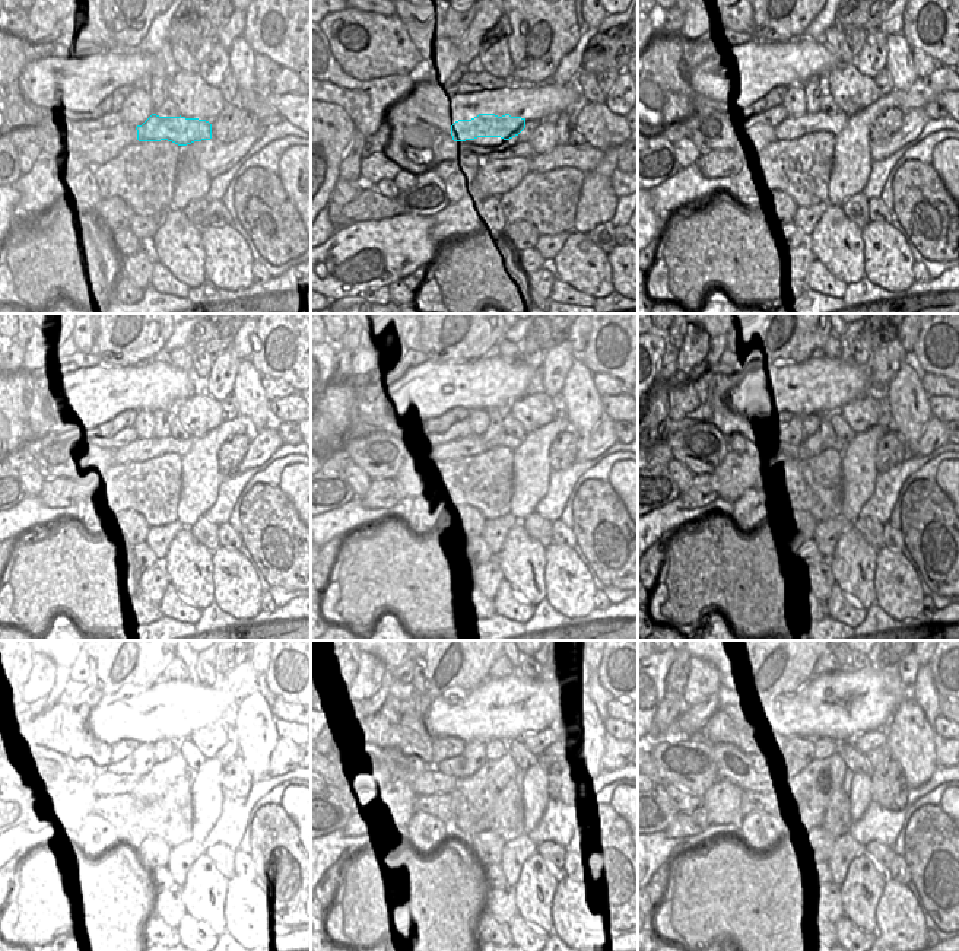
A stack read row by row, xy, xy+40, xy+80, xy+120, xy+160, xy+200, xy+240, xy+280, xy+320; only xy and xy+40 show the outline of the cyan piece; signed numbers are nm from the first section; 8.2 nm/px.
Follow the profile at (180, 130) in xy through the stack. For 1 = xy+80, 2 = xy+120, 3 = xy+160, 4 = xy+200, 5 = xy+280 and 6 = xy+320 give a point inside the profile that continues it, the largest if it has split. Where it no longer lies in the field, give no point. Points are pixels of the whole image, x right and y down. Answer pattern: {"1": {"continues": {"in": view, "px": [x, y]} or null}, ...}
{"1": {"continues": {"in": "xy+80", "px": [793, 127]}}, "2": {"continues": {"in": "xy+120", "px": [140, 449]}}, "3": {"continues": {"in": "xy+160", "px": [473, 445]}}, "4": {"continues": {"in": "xy+200", "px": [761, 457]}}, "5": {"continues": {"in": "xy+280", "px": [432, 782]}}, "6": {"continues": {"in": "xy+320", "px": [724, 769]}}}

